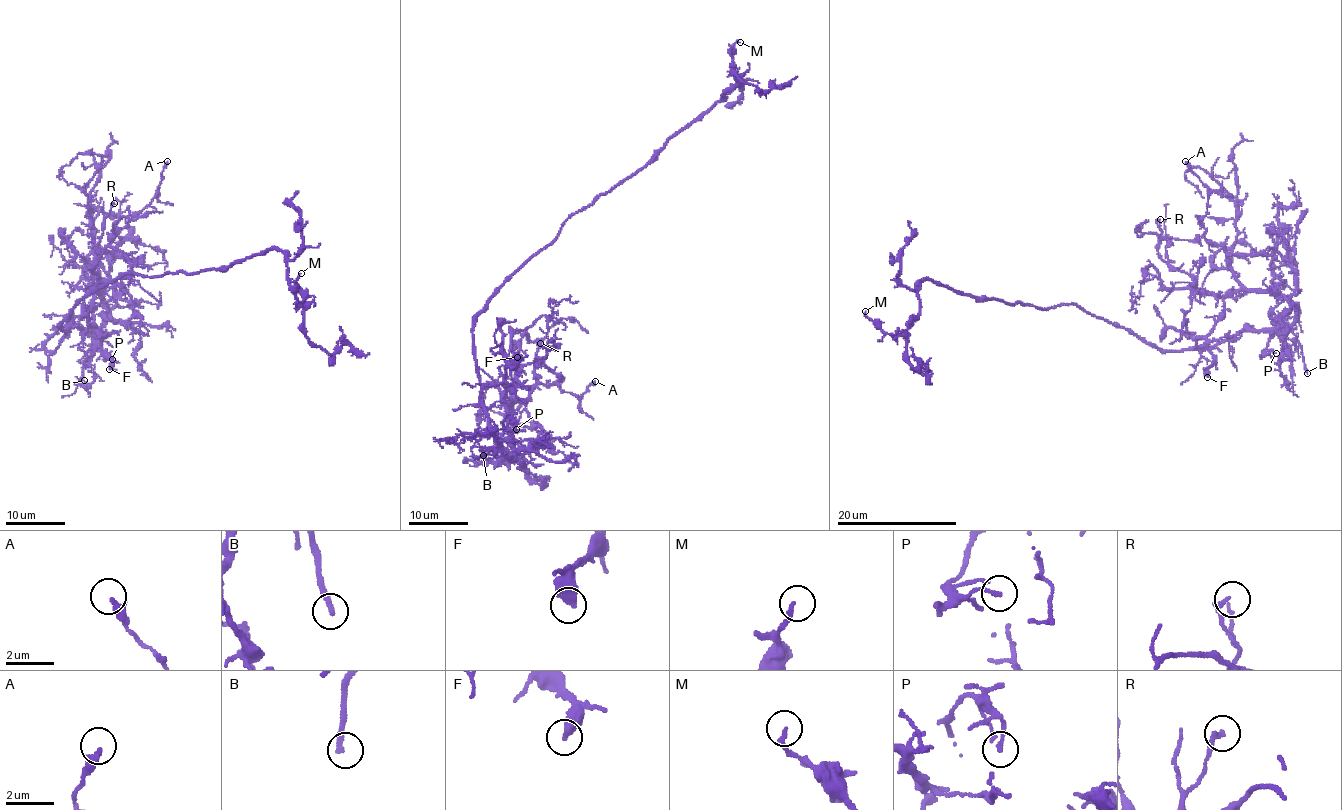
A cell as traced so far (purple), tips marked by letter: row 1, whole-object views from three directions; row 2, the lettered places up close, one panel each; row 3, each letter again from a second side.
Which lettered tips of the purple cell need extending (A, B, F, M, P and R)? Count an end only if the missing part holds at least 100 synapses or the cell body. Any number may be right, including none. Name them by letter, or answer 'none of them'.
B

